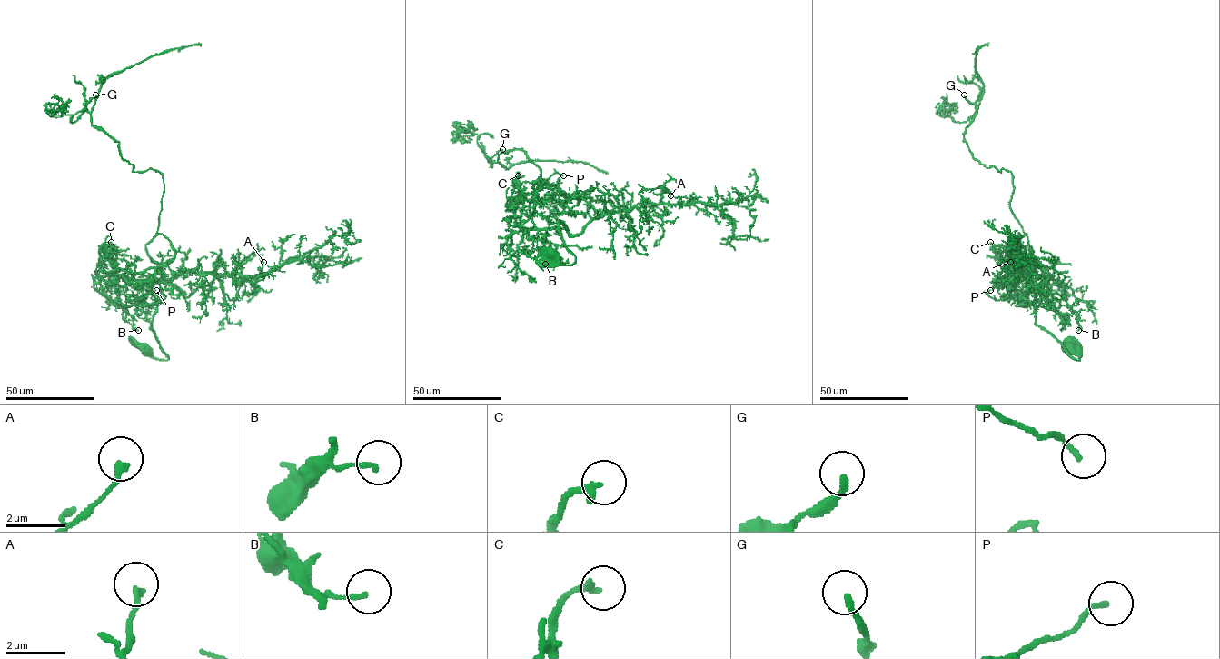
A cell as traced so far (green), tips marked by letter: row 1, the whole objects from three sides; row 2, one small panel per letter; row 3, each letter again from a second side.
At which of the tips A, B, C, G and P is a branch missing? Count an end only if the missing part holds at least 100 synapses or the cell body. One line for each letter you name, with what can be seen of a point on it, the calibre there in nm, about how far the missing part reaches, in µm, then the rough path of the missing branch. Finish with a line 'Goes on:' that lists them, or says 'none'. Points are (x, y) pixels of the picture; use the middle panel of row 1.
Goes on: none

